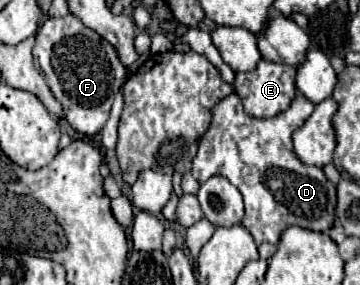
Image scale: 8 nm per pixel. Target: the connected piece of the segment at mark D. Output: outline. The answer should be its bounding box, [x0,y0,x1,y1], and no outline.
[191,94,337,244]

